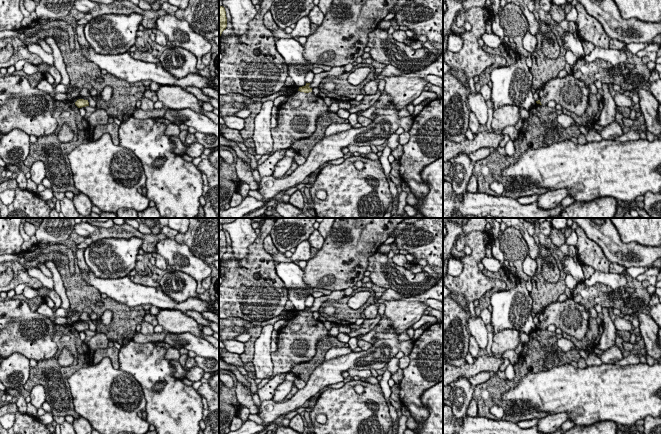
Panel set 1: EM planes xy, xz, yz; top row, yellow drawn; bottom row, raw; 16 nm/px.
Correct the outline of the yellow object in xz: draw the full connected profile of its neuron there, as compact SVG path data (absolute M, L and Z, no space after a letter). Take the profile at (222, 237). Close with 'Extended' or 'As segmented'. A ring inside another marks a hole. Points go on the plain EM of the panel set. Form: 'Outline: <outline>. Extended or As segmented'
Outline: M219 230L219 260L227 251L226 235L223 230Z. As segmented

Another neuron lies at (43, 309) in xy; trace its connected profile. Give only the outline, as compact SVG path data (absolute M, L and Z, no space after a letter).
M46 302L42 303L38 309L37 312L41 315L44 315L50 319L54 319L55 318L55 312L53 311L53 309L51 309Z

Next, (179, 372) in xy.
M170 360L170 363L175 368L172 375L176 378L185 379L187 371L183 368L183 366L176 360Z

